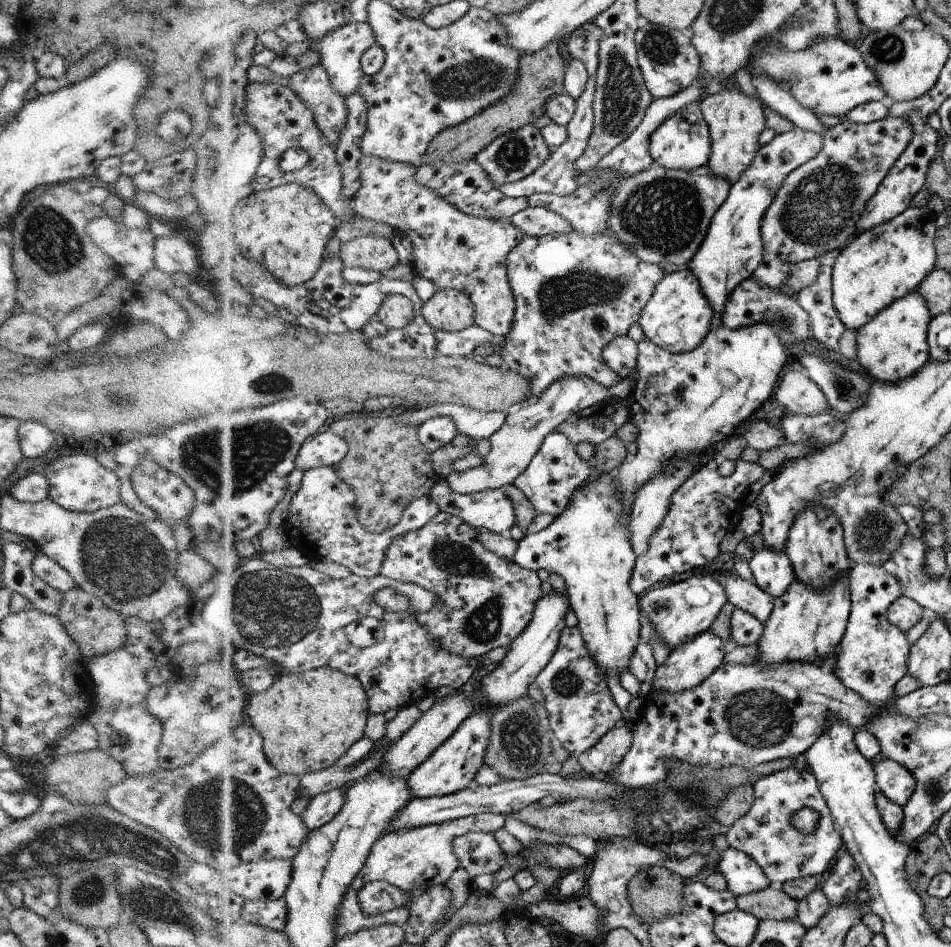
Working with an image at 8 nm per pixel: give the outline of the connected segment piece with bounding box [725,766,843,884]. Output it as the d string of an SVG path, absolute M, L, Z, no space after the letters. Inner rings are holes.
M794 766L759 778L753 784L753 790L752 808L726 829L729 846L750 855L765 871L770 882L784 884L788 880L824 874L842 848L843 838L817 778L811 772ZM799 807L818 812L818 826L812 834L802 834L790 822L793 809Z

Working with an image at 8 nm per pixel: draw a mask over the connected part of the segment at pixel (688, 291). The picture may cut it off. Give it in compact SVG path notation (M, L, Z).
M689 269L668 273L657 284L638 324L646 337L670 354L692 352L705 341L713 322L714 310L702 294L698 279Z

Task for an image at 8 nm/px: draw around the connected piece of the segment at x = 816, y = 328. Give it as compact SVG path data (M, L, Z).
M846 246L819 257L820 272L816 282L795 295L800 306L809 314L814 343L826 346L826 350L834 350L835 353L840 352L841 336L846 334L847 329L838 318L833 301L833 268L844 248Z

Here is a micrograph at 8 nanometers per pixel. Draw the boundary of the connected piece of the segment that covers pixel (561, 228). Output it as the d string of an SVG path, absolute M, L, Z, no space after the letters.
M526 207L507 219L516 225L523 237L540 238L548 234L566 234L572 227L558 213L544 207Z

